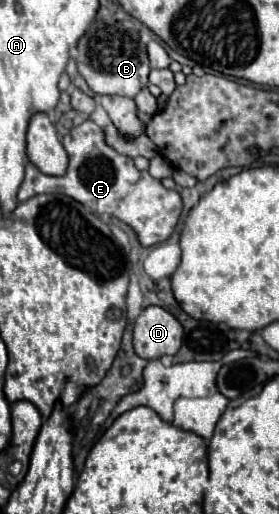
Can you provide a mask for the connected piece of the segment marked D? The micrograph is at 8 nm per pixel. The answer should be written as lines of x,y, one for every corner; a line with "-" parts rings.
147,306
133,328
133,348
145,360
175,354
181,348
183,326
161,306

